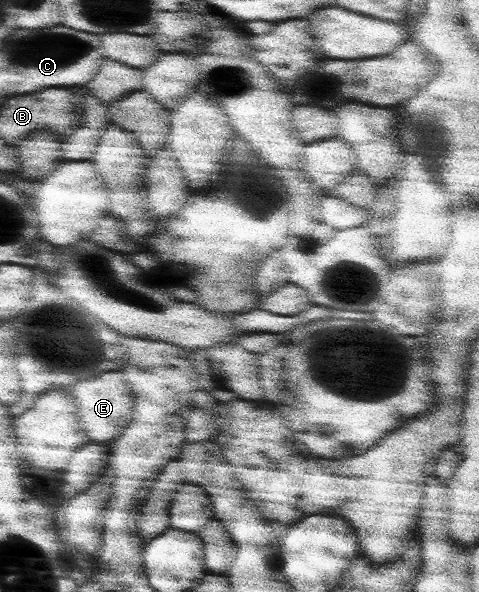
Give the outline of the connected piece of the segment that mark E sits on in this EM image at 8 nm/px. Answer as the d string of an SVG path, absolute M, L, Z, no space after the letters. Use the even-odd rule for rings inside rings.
M124 371L104 373L96 379L78 383L74 385L72 393L80 401L80 423L82 423L82 429L92 439L92 443L112 444L114 439L124 435L128 424L136 419L136 391L132 391L132 383L128 383L128 377Z

